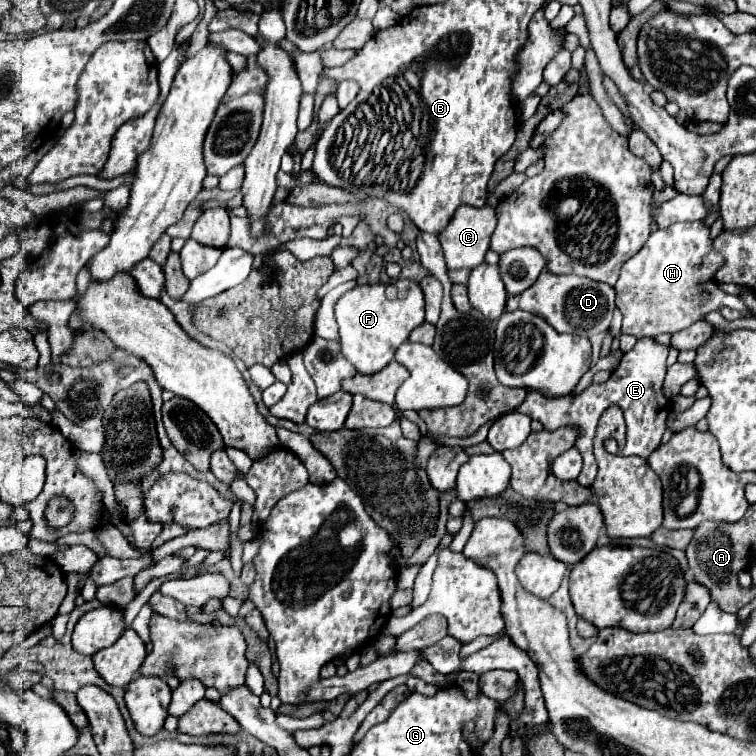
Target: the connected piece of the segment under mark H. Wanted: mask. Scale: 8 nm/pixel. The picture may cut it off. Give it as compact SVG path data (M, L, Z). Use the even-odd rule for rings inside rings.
M676 222L650 234L642 250L624 262L614 286L616 306L624 316L622 334L636 338L674 334L704 320L712 310L722 310L724 306L746 310L746 304L738 296L728 296L714 282L722 266L724 258L714 250L710 226L704 222Z

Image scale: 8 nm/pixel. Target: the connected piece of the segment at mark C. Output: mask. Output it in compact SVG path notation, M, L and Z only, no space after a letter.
M490 204L482 208L472 208L472 206L460 206L454 214L454 220L448 224L448 230L440 234L440 244L444 250L446 266L448 268L476 268L478 264L484 262L484 254L490 248L490 236L496 228L496 212Z

